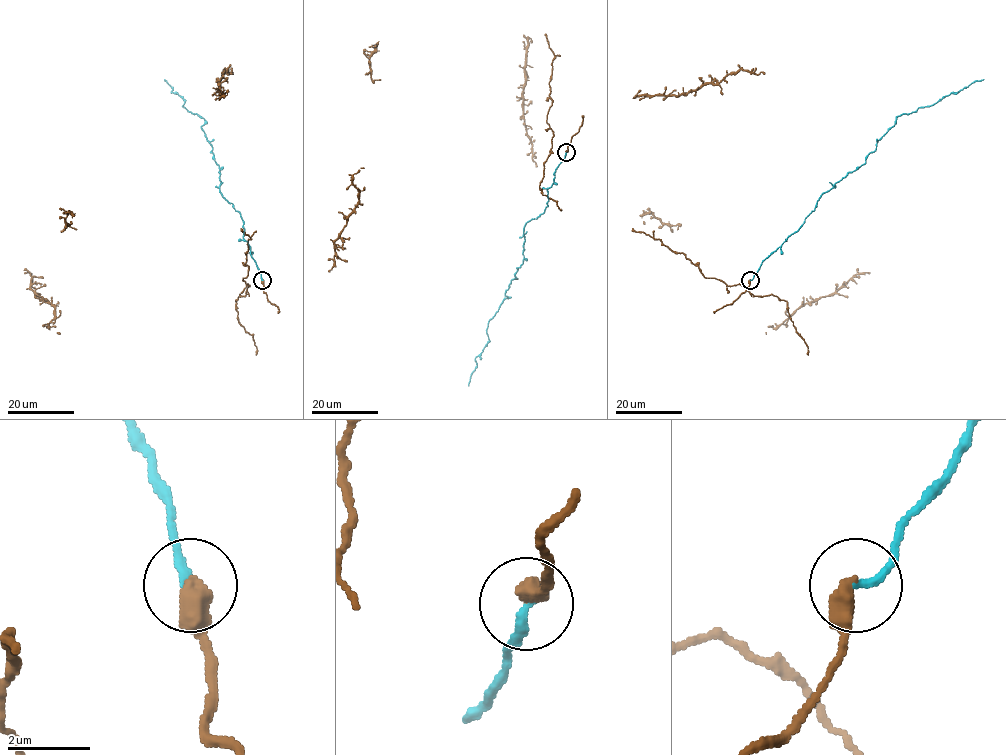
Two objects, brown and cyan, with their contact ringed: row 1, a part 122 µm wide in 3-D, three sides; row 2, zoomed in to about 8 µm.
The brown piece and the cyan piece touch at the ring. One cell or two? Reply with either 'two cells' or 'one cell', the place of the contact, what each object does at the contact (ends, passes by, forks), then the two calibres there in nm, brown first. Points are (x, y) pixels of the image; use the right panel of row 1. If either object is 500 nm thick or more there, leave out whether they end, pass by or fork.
one cell; place (750, 280); calibres 550 and 190 nm

